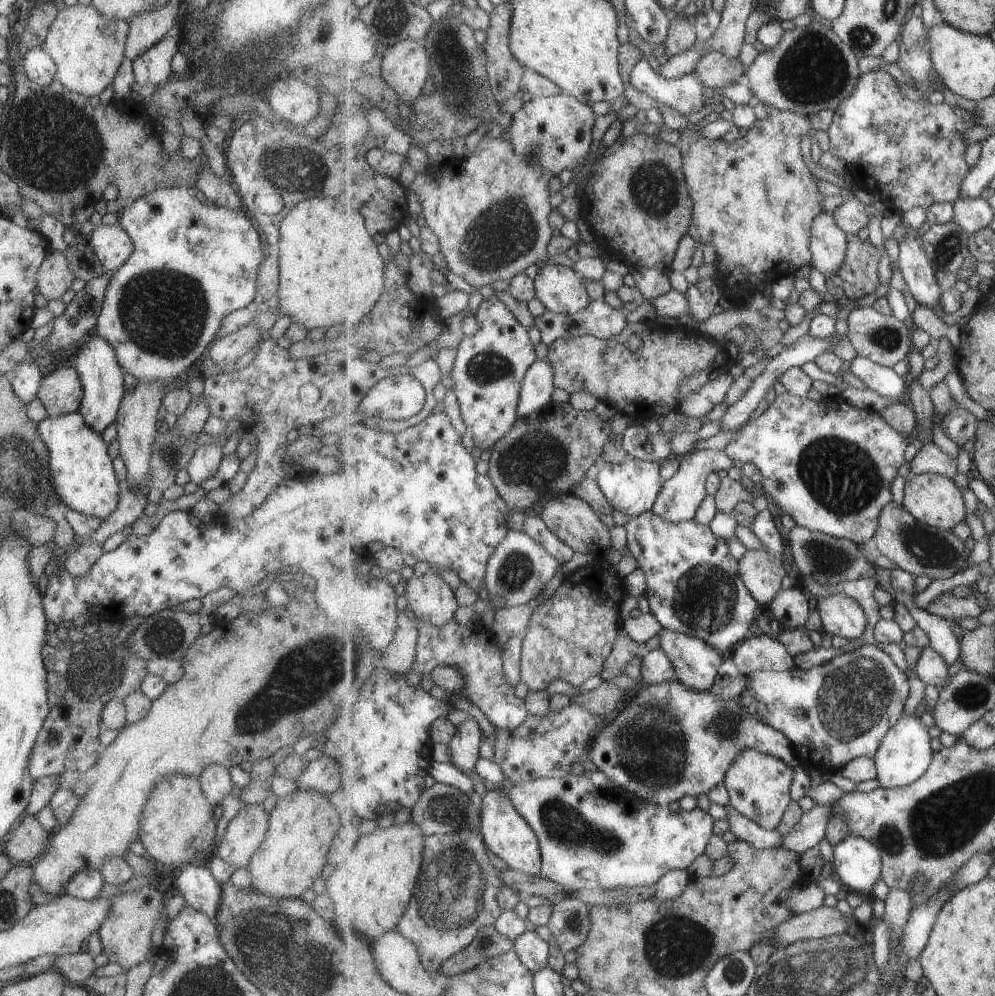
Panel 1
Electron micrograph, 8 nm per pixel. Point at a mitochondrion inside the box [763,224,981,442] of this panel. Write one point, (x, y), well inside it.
(885, 338)

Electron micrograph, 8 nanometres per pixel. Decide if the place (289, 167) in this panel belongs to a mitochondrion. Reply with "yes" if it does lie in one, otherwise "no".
yes

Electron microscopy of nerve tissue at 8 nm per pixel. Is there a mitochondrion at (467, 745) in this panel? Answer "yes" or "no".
no

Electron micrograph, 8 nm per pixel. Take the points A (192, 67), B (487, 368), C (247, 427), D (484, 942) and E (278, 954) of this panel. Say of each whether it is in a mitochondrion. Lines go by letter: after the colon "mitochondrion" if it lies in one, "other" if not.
A: other
B: mitochondrion
C: other
D: mitochondrion
E: mitochondrion

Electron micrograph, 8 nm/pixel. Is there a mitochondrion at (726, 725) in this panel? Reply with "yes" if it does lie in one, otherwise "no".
yes

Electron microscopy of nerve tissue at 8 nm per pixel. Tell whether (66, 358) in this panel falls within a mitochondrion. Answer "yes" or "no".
no

